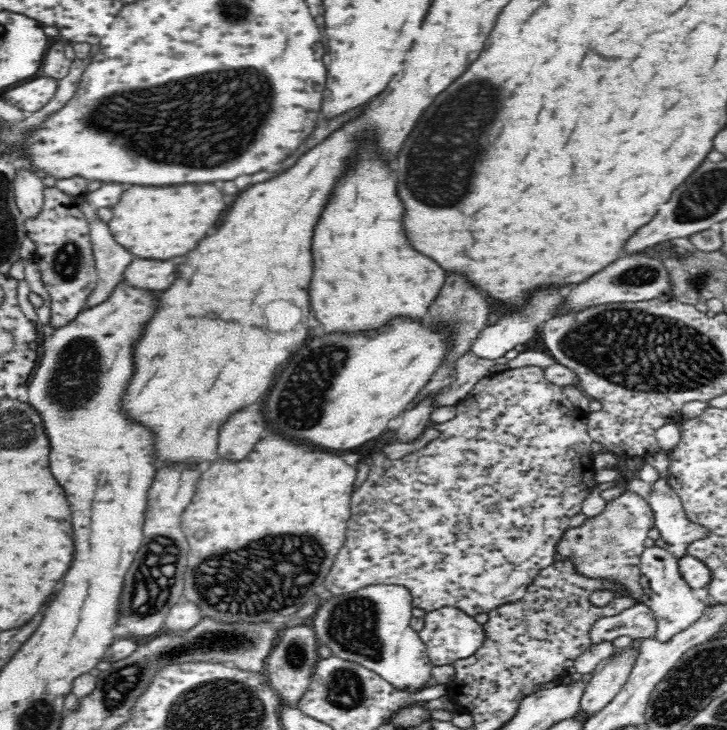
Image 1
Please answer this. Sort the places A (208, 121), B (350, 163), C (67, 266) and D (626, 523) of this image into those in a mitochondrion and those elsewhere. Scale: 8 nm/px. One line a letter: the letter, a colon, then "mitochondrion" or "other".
A: mitochondrion
B: other
C: mitochondrion
D: mitochondrion

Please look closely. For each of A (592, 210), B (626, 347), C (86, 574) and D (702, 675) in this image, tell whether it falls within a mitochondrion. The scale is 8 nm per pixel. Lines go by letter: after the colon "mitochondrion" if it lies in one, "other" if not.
A: other
B: mitochondrion
C: other
D: mitochondrion

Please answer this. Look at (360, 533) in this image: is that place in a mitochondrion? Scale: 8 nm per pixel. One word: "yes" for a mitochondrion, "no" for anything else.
no

